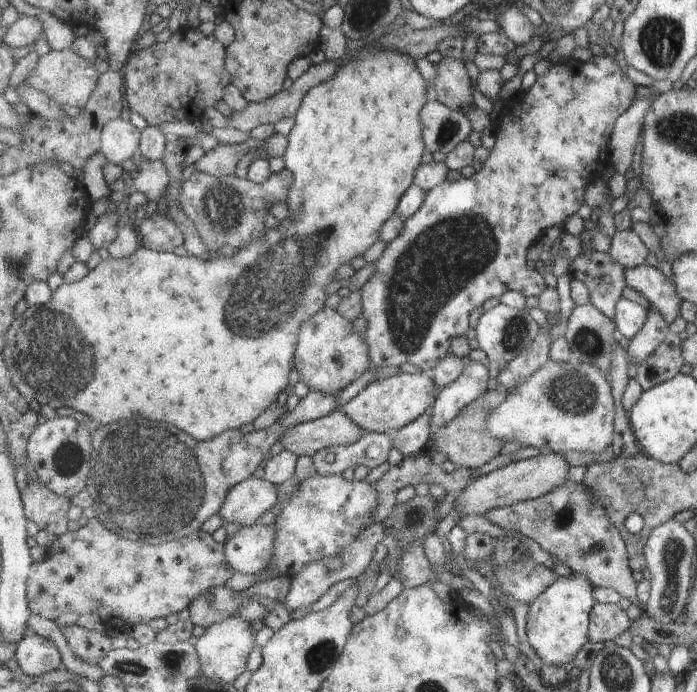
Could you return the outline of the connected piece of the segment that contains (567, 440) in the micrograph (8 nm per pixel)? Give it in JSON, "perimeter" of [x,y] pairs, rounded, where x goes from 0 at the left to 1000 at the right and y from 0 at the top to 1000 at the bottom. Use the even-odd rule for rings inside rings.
{"perimeter":[[[788,517],[788,520],[763,543],[759,543],[752,553],[745,556],[733,568],[727,569],[729,572],[707,594],[702,595],[702,600],[696,607],[696,620],[699,621],[699,626],[714,636],[719,636],[719,642],[725,642],[726,639],[740,639],[749,642],[749,646],[763,645],[766,647],[775,647],[775,650],[789,647],[792,655],[802,658],[806,658],[811,653],[818,653],[818,650],[865,655],[872,646],[877,647],[878,632],[881,627],[882,587],[875,564],[875,546],[868,542],[867,536],[858,535],[855,530],[845,526],[829,525],[826,520],[818,520],[818,523],[812,526],[803,526]]]}

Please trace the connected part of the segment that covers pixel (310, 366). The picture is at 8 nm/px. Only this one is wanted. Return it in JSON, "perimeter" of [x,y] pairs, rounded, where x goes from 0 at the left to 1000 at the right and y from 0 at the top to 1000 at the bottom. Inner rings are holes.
{"perimeter":[[[468,444],[433,473],[430,503],[426,506],[426,535],[448,565],[482,571],[515,551],[541,529],[532,516],[532,497],[516,483],[505,461],[482,445]]]}

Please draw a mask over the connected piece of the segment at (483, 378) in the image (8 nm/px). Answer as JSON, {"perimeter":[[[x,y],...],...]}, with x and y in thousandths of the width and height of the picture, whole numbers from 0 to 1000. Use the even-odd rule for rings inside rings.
{"perimeter":[[[680,522],[669,530],[666,540],[654,552],[634,562],[620,590],[618,617],[623,626],[641,617],[669,588],[699,565],[697,555],[703,546],[700,532],[692,523]]]}

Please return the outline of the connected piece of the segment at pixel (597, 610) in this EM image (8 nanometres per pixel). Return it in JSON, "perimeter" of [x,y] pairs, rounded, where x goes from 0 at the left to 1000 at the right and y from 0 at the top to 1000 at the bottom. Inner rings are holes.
{"perimeter":[[[852,871],[845,887],[844,922],[851,928],[878,928],[892,913],[904,910],[907,896],[890,873]]]}

